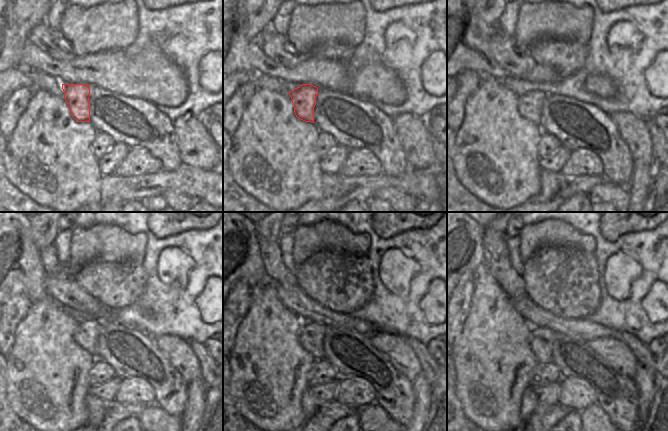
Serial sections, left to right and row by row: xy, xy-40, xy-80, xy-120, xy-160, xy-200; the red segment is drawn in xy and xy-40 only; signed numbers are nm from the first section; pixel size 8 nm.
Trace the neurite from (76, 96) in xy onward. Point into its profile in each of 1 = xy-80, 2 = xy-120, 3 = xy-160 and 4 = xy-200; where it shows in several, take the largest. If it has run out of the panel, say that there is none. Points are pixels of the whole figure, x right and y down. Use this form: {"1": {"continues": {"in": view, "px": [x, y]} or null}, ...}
{"1": {"continues": {"in": "xy-80", "px": [530, 105]}}, "2": {"continues": {"in": "xy-120", "px": [86, 335]}}, "3": {"continues": {"in": "xy-160", "px": [311, 338]}}, "4": {"continues": {"in": "xy-200", "px": [541, 339]}}}

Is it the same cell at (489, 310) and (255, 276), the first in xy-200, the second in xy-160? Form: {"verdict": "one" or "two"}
{"verdict": "two"}

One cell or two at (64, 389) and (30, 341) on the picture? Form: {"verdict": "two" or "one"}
{"verdict": "one"}

